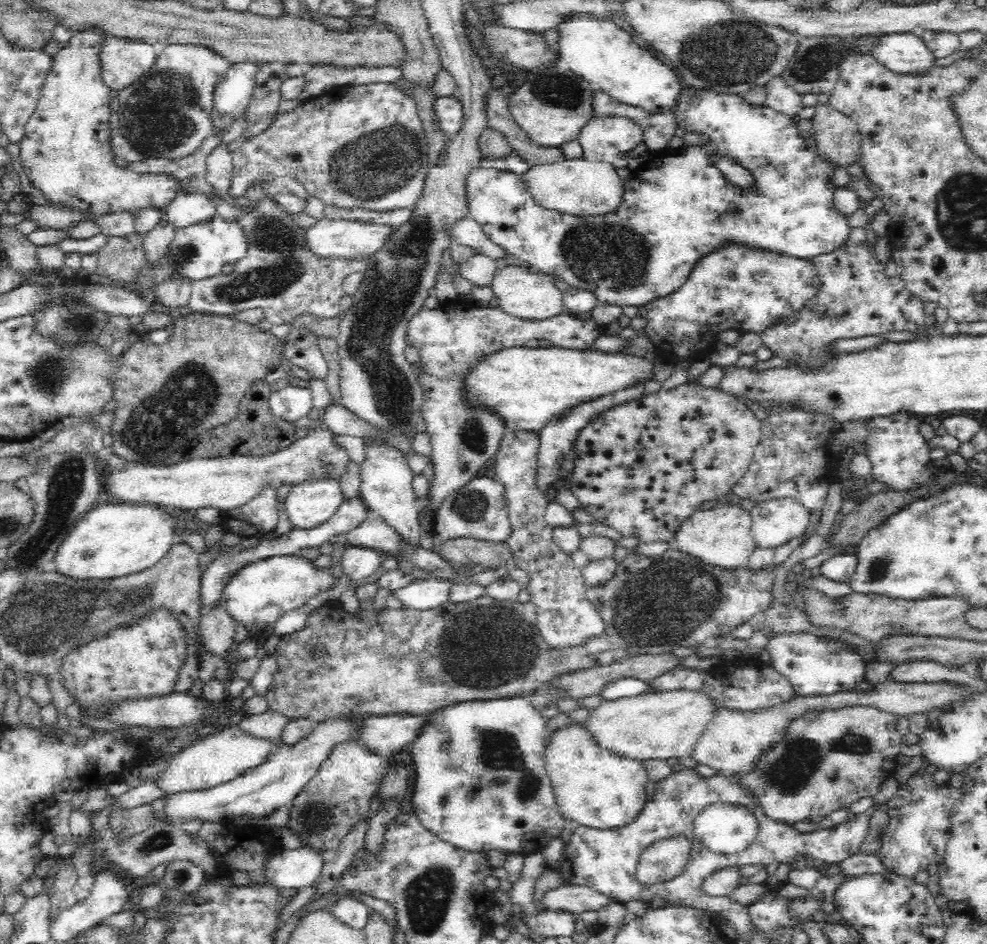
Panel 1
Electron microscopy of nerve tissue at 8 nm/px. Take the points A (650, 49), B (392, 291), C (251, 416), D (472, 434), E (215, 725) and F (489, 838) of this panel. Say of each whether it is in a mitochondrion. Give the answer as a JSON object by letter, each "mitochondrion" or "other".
{"A":"other","B":"mitochondrion","C":"other","D":"mitochondrion","E":"other","F":"other"}

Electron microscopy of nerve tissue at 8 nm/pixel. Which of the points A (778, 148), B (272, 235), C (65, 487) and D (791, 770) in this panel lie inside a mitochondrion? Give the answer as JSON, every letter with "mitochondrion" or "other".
{"A":"other","B":"mitochondrion","C":"mitochondrion","D":"mitochondrion"}

